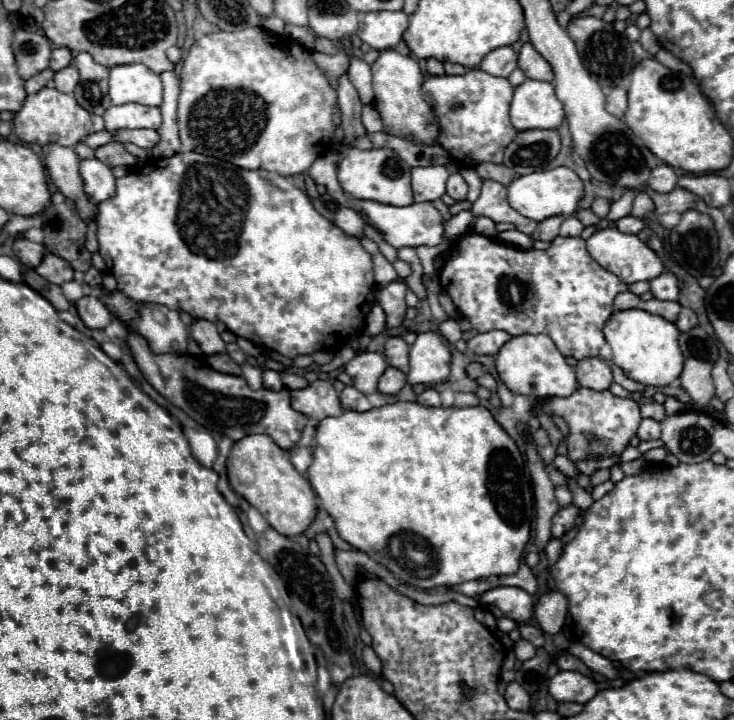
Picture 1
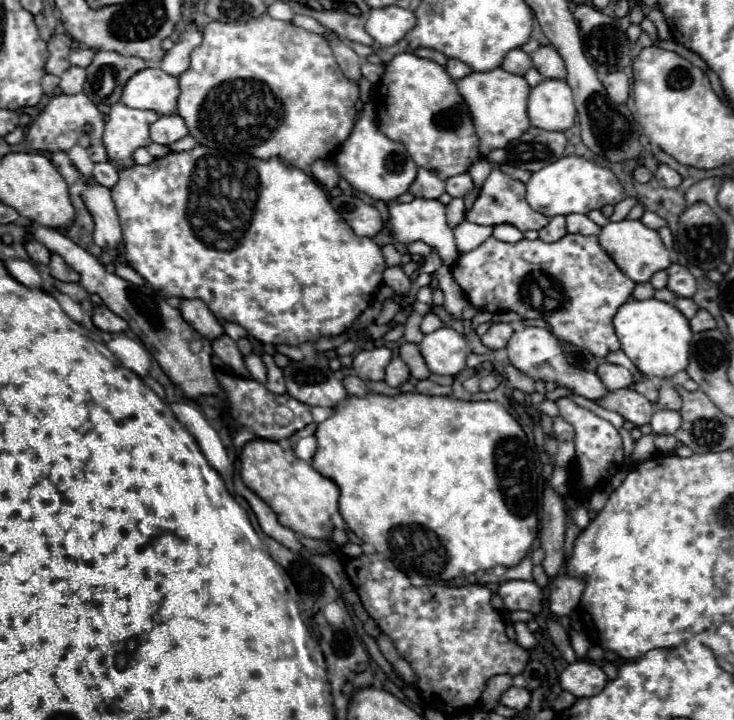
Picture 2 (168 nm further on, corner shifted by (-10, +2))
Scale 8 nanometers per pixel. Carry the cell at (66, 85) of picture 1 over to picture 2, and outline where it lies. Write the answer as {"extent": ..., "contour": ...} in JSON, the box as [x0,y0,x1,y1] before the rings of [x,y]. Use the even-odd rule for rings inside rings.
{"extent":[59,67,87,95],"contour":[[[69,67],[69,69],[61,75],[59,89],[61,89],[61,93],[65,93],[65,95],[81,93],[81,91],[83,91],[83,85],[85,85],[85,79],[87,79],[87,73],[85,73],[83,67]]]}

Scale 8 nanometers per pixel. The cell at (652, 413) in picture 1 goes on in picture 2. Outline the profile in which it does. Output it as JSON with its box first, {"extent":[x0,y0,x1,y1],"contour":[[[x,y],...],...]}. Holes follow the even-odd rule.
{"extent":[657,377,681,411],"contour":[[[671,377],[661,381],[657,409],[673,409],[673,411],[681,409],[681,397],[679,397],[679,391],[677,391],[677,383]]]}

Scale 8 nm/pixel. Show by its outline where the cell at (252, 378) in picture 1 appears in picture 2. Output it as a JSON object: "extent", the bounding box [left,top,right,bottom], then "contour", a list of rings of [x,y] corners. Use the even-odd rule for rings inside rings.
{"extent":[245,353,267,383],"contour":[[[249,353],[245,357],[245,365],[247,365],[247,371],[251,373],[251,377],[255,381],[259,381],[259,383],[265,383],[267,381],[267,369],[265,369],[265,365],[263,365],[263,361],[261,361],[259,355]]]}

